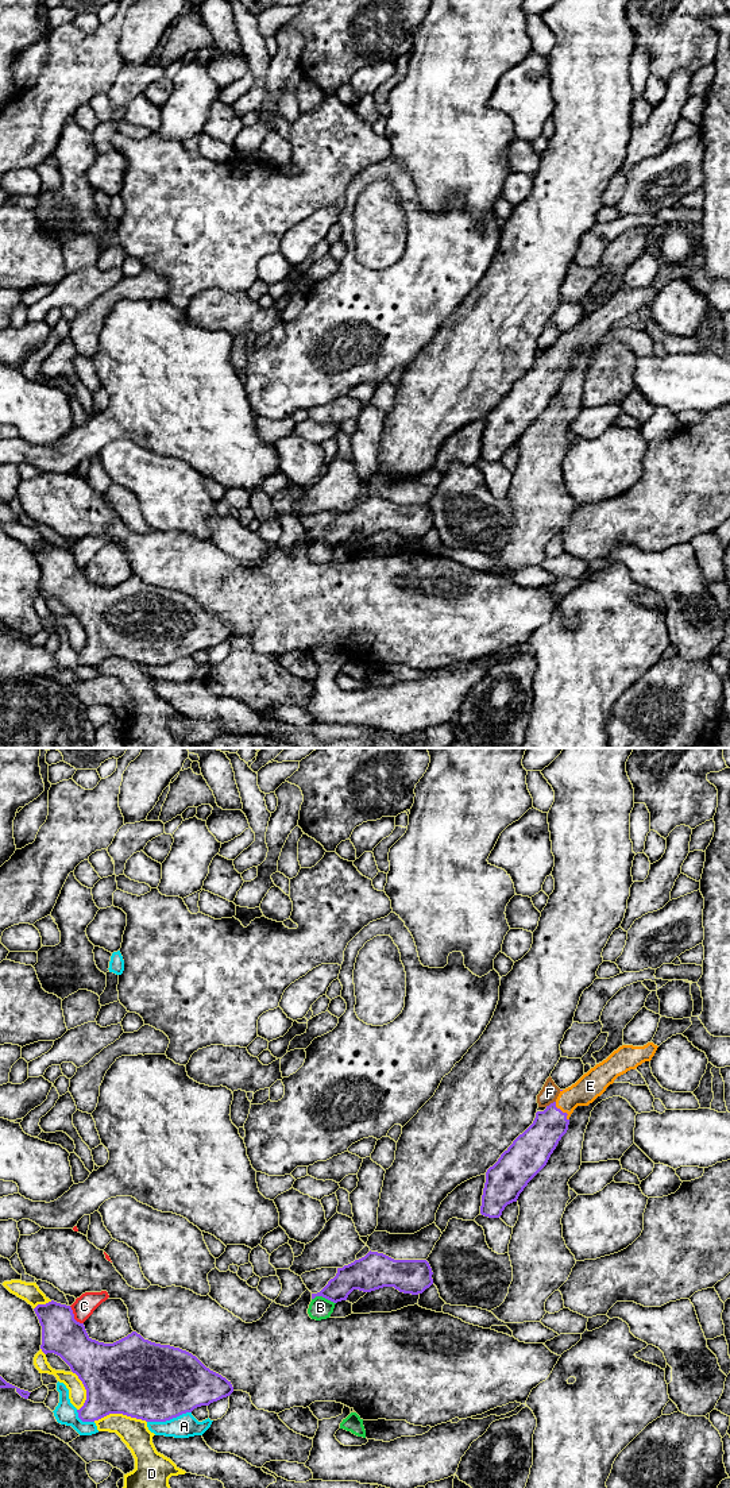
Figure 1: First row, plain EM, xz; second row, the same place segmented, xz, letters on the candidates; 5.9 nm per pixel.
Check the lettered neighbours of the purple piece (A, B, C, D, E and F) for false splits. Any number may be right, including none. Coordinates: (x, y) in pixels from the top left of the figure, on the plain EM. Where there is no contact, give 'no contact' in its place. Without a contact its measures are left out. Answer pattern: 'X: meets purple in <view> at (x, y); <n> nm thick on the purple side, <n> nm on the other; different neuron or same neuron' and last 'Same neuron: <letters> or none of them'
A: meets purple in xz at (169, 663); 460 nm thick on the purple side, 140 nm on the other; different neuron
B: meets purple in xz at (324, 540); 180 nm thick on the purple side, 130 nm on the other; different neuron
C: meets purple in xz at (73, 561); 240 nm thick on the purple side, 130 nm on the other; different neuron
D: meets purple in xz at (120, 656); 460 nm thick on the purple side, 170 nm on the other; different neuron
E: meets purple in xz at (562, 355); 220 nm thick on the purple side, 160 nm on the other; same neuron
F: meets purple in xz at (551, 347); 220 nm thick on the purple side, 110 nm on the other; different neuron
Same neuron: E

